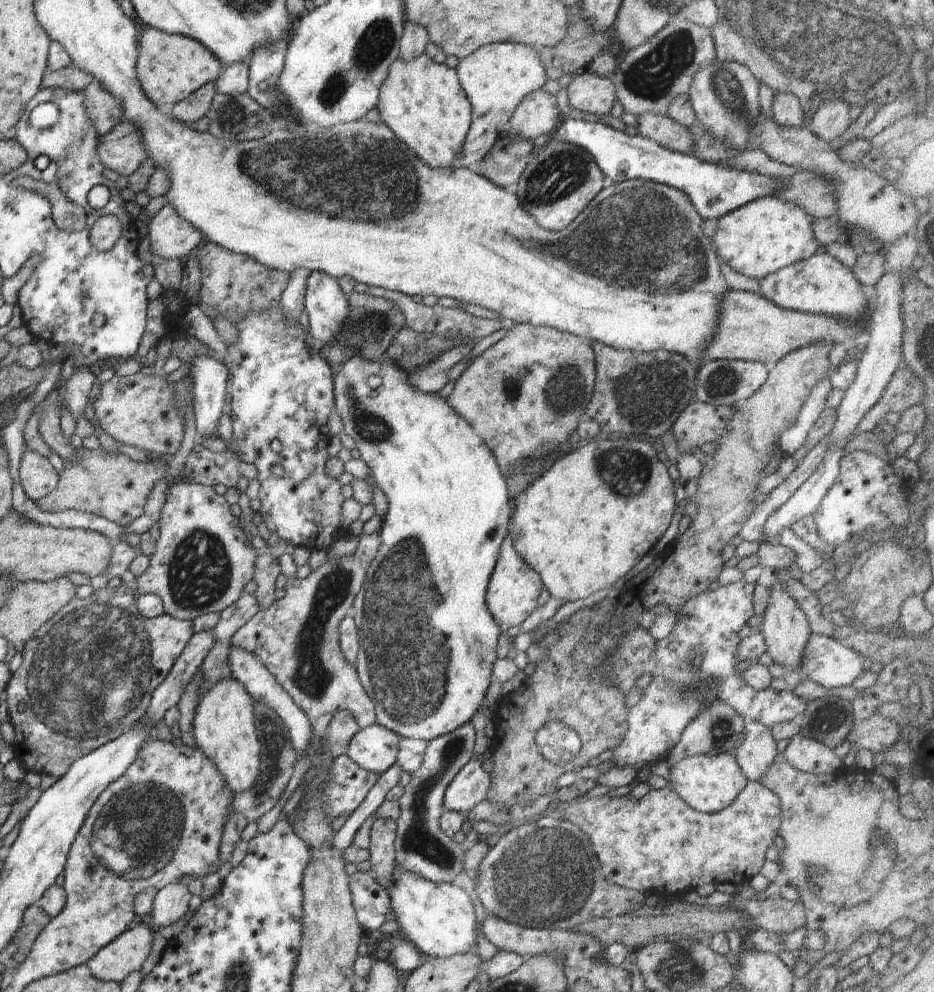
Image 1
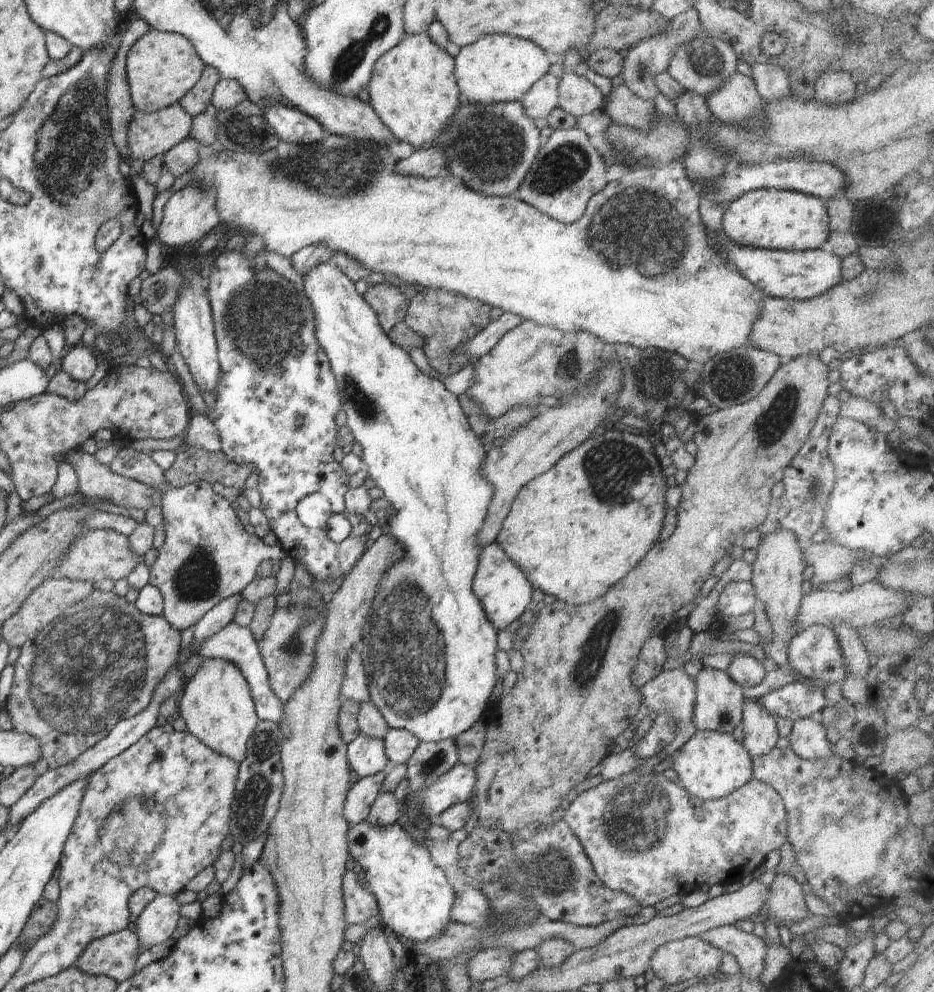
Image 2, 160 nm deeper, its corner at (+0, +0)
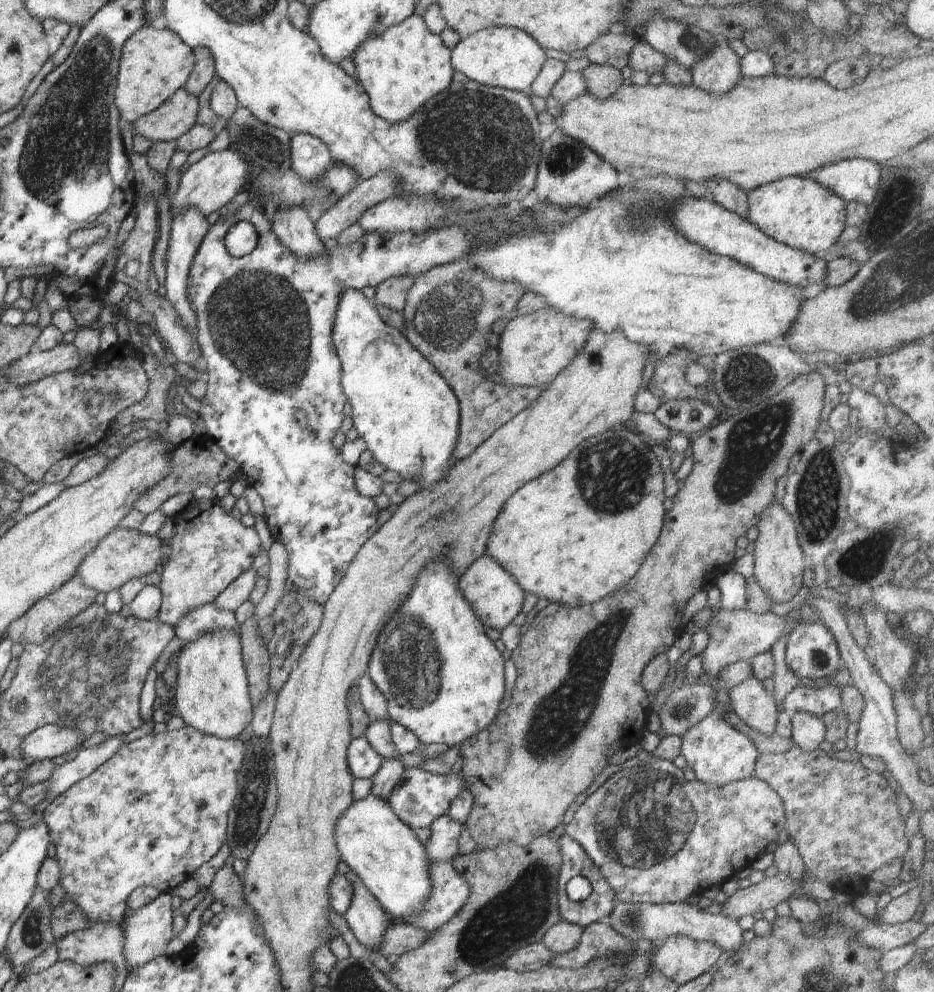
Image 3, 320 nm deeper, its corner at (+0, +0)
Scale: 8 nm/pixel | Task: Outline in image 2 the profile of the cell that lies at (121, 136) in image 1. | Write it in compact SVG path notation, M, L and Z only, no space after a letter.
M179 102L154 113L137 111L128 126L128 154L130 154L130 158L146 162L156 156L163 156L189 137L192 124L193 118L182 110Z

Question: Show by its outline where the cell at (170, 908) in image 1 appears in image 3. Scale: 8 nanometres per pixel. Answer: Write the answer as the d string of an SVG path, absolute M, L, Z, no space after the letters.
M161 892L158 898L155 898L151 903L143 906L140 910L129 912L125 916L121 925L126 936L123 955L127 962L128 973L165 954L166 946L173 937L171 898L170 892Z

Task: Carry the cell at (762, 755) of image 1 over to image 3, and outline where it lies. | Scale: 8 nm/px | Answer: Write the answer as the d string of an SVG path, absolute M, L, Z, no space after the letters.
M747 678L729 689L731 708L744 724L764 736L775 733L777 714L773 696L756 678Z

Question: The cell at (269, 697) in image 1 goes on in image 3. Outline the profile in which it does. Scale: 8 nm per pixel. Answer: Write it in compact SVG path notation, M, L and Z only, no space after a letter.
M209 602L189 610L173 628L175 634L184 642L190 642L204 633L220 629L232 629L239 634L239 626L233 612L223 611L215 602Z

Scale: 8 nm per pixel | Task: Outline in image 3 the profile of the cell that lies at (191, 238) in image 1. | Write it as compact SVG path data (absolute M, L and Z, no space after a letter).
M232 147L208 155L204 154L198 162L189 166L188 171L180 179L178 191L171 202L172 216L194 205L207 218L210 212L216 212L247 186L251 176L250 167L251 164L248 164L245 158Z

